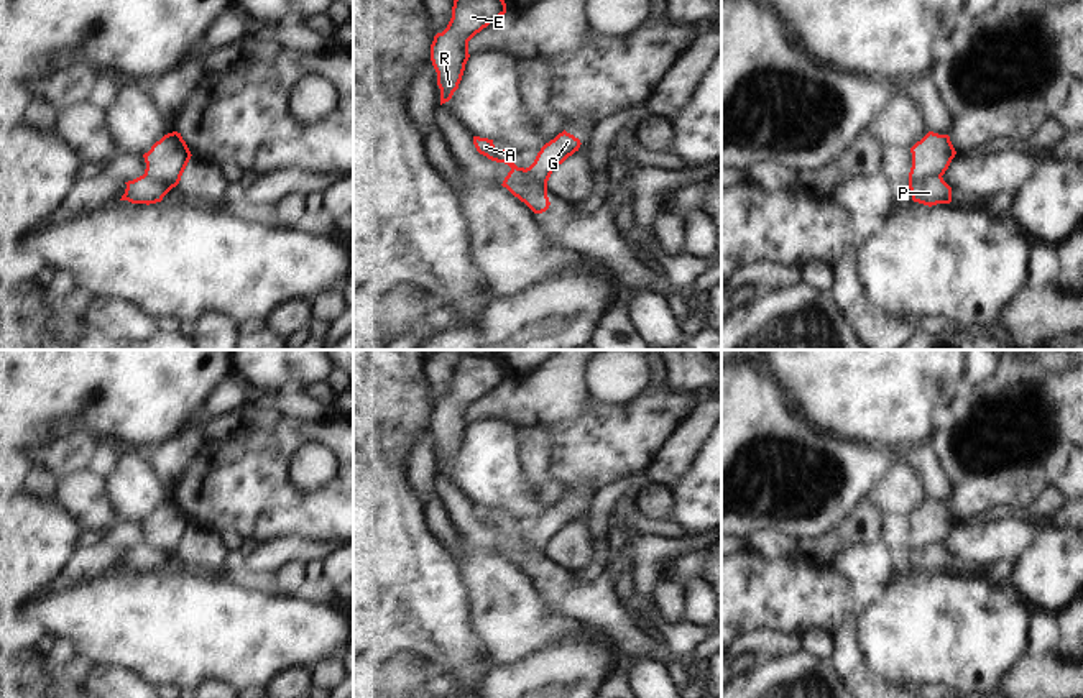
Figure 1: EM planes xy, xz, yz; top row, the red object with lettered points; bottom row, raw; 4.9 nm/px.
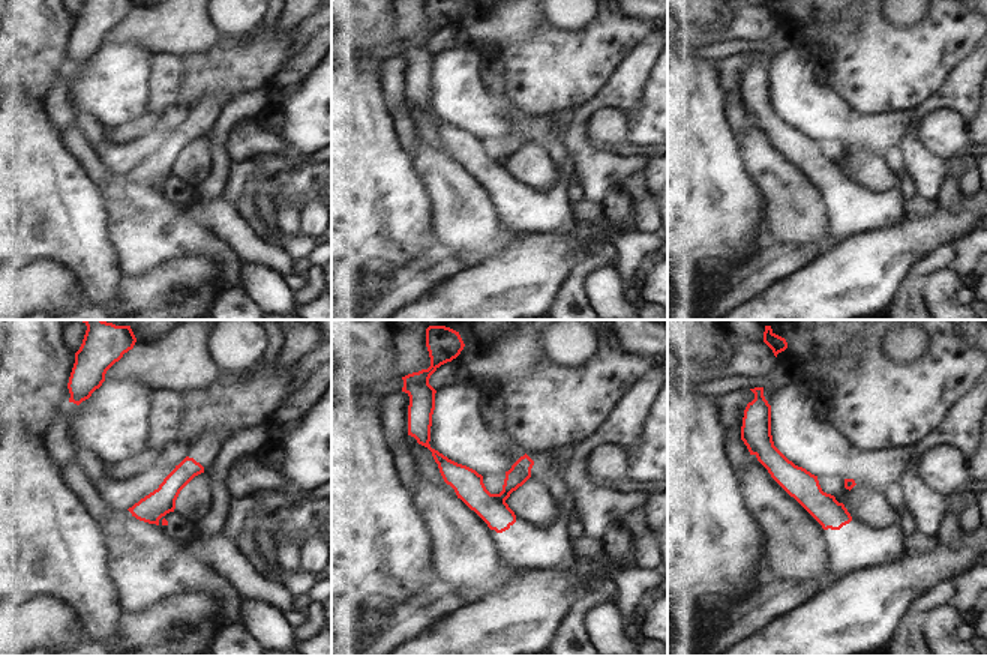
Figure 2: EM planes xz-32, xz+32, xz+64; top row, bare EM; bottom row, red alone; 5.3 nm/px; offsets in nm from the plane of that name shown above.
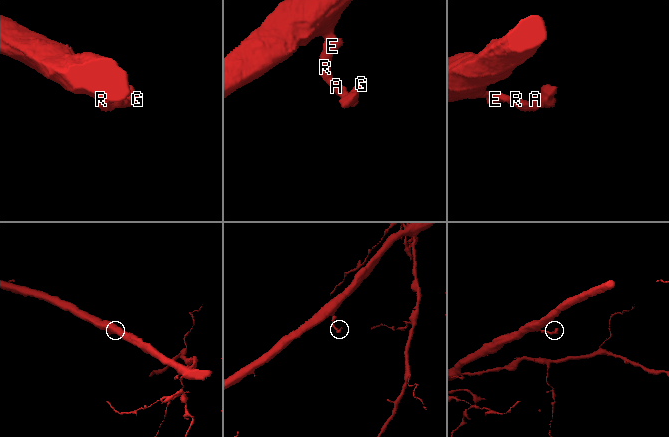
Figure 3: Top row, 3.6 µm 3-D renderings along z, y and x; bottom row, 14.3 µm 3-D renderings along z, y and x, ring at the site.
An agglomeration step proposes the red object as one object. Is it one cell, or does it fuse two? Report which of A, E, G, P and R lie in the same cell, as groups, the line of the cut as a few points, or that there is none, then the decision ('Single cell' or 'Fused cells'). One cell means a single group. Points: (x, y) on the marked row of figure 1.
Groups: A E P R / G. Split along xz (523, 169), (525, 186), (546, 186). Fused cells

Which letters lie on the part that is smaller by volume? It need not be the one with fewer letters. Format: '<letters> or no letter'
G

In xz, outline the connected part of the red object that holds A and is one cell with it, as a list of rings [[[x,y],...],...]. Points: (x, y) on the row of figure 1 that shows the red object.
[[[473,136],[477,151],[491,161],[505,163],[511,168],[503,181],[503,187],[514,187],[519,191],[519,200],[524,202],[534,214],[542,214],[549,209],[547,186],[544,187],[524,187],[524,168],[514,164],[514,149],[496,149],[493,140]]]

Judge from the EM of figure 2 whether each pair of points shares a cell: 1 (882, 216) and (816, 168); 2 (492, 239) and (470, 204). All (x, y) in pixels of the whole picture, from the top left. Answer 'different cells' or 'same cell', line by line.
1: same cell
2: same cell

